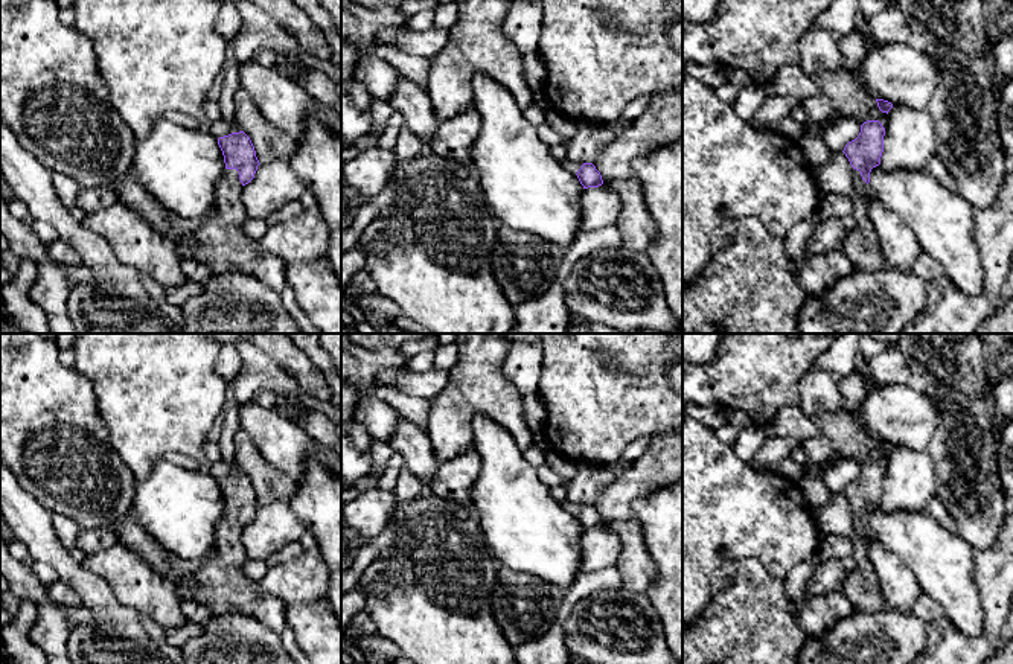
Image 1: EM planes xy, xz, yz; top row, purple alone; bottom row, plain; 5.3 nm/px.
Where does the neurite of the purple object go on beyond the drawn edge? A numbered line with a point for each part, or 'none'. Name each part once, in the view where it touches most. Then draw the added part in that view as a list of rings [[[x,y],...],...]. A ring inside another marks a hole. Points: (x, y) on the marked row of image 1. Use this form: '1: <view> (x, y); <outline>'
1: xy (221, 242); [[[225,169],[216,184],[215,216],[192,230],[195,248],[177,253],[181,259],[207,263],[212,273],[239,271],[254,276],[280,294],[286,286],[286,263],[244,233],[247,215],[242,189],[239,172]]]

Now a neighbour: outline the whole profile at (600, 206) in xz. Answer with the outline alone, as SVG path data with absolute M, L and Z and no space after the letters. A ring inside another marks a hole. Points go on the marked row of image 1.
M606 184L583 189L580 193L580 230L593 231L614 225L620 210L620 196Z

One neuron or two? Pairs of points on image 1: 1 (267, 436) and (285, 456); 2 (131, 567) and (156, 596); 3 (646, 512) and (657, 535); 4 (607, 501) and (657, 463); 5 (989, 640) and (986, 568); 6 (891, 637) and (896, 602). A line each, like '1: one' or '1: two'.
1: one
2: one
3: one
4: one
5: one
6: two

